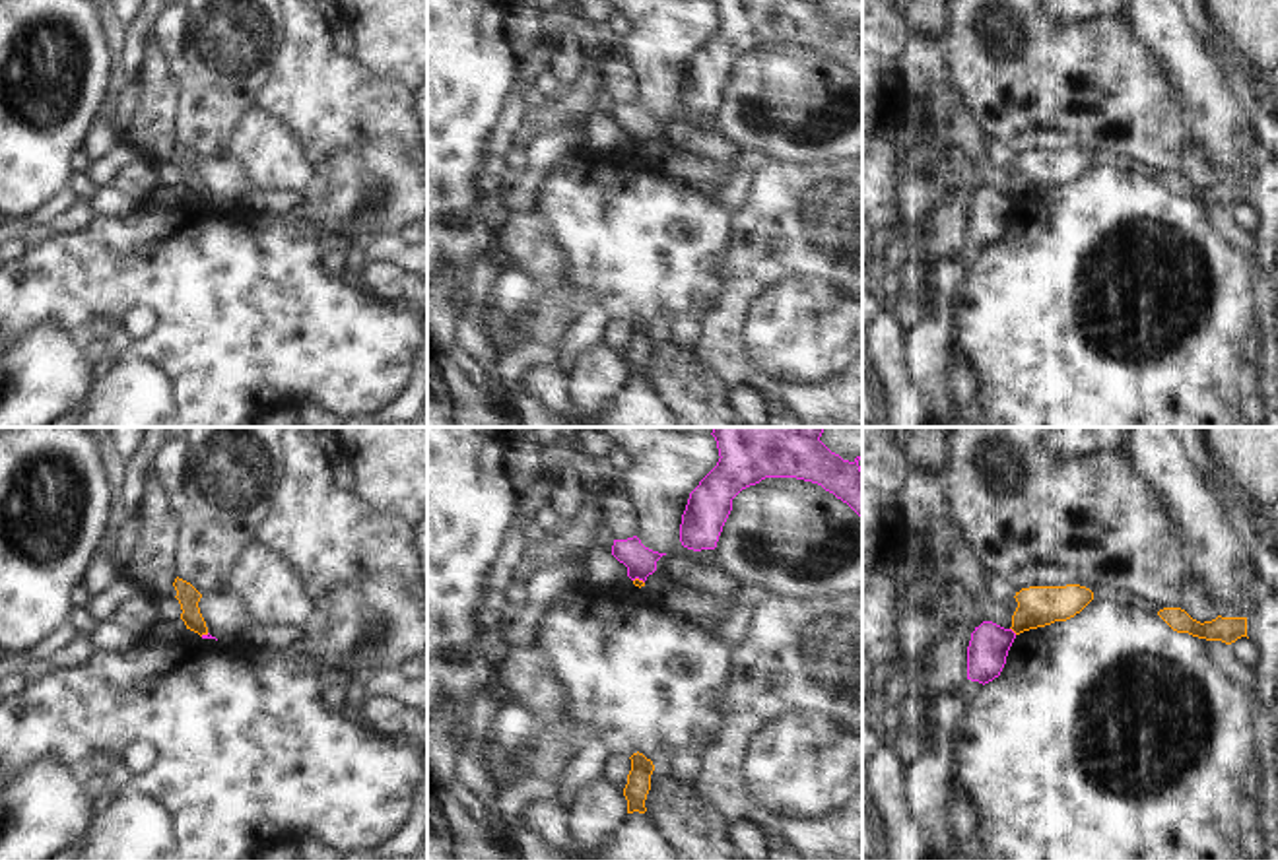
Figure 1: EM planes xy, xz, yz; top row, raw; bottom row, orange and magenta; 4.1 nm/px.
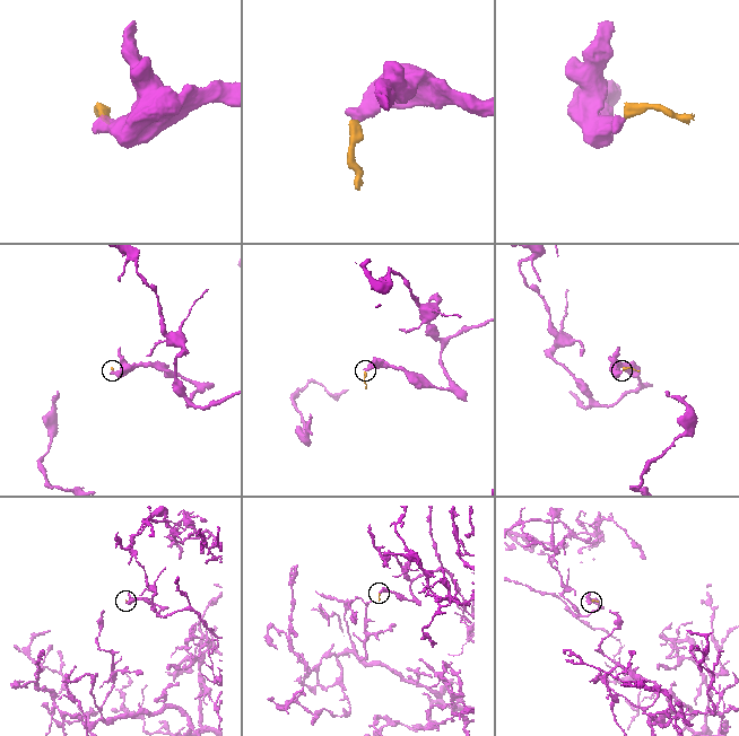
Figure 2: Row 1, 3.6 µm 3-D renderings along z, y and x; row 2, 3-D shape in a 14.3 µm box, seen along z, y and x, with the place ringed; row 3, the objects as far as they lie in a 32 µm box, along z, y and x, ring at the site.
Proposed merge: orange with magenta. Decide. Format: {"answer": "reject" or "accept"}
{"answer": "reject"}

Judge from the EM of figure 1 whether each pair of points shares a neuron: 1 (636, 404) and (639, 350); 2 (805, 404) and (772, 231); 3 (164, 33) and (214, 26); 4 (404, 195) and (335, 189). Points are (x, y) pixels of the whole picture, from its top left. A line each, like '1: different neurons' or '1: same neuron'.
1: same neuron
2: same neuron
3: different neurons
4: same neuron

